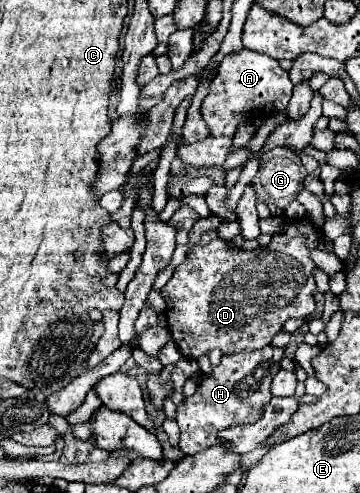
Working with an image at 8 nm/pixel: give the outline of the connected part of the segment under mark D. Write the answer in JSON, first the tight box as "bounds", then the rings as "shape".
{"bounds":[162,219,324,359],"shape":[[[294,219],[284,225],[280,233],[272,235],[272,241],[266,247],[258,247],[254,251],[228,247],[224,239],[214,239],[208,245],[194,245],[188,253],[188,259],[176,267],[172,279],[162,289],[162,297],[166,301],[166,325],[172,331],[174,343],[188,359],[198,359],[206,355],[210,349],[218,347],[224,355],[238,353],[244,349],[262,349],[270,345],[274,335],[282,331],[282,325],[292,317],[310,317],[316,309],[314,291],[314,271],[318,265],[310,259],[314,249],[324,245],[324,233],[310,219]]]}

